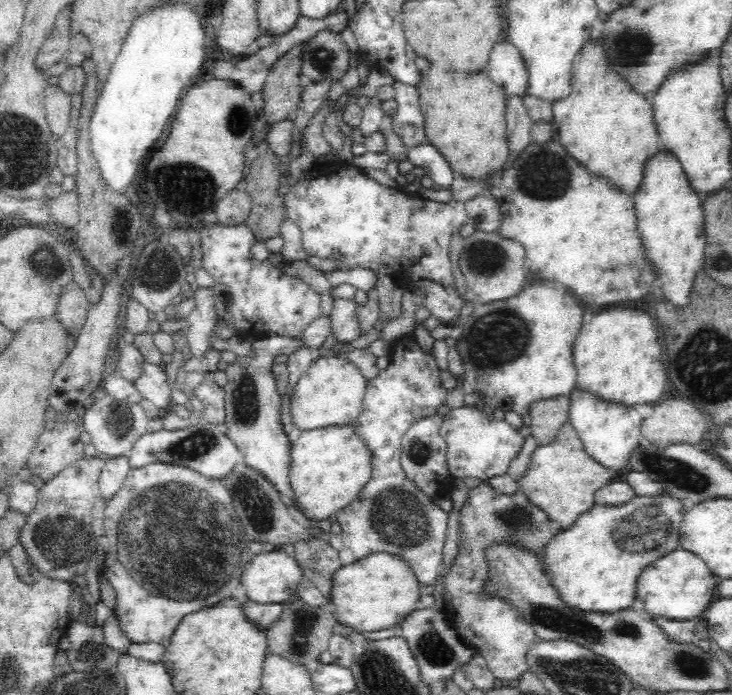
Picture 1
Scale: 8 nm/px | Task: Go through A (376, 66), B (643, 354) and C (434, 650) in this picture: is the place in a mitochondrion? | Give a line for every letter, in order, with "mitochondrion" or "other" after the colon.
A: other
B: other
C: mitochondrion

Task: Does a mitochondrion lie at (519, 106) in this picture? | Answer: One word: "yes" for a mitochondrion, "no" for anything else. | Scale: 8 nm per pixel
no

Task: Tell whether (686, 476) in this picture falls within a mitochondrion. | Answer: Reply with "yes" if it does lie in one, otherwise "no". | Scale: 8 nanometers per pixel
yes

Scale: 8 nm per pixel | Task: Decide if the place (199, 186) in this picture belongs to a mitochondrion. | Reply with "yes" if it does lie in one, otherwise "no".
yes

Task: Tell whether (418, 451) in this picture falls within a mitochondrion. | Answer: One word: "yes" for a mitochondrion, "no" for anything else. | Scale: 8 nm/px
yes

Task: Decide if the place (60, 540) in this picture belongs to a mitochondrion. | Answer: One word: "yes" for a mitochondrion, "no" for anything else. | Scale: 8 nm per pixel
yes

